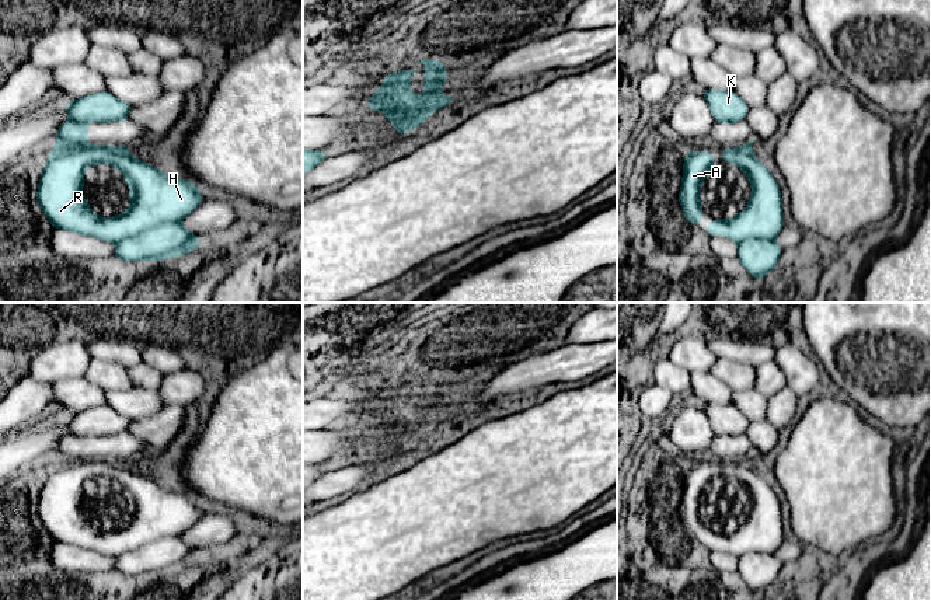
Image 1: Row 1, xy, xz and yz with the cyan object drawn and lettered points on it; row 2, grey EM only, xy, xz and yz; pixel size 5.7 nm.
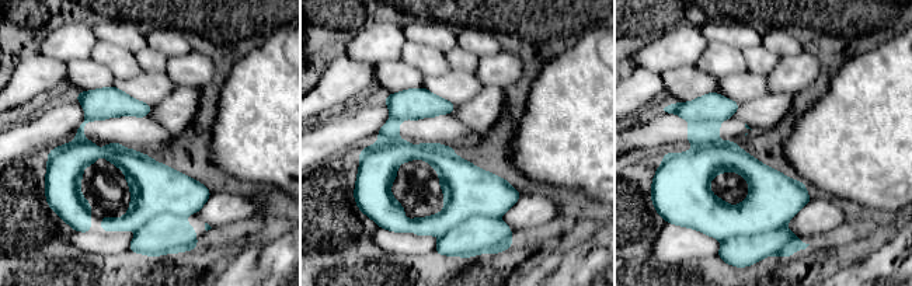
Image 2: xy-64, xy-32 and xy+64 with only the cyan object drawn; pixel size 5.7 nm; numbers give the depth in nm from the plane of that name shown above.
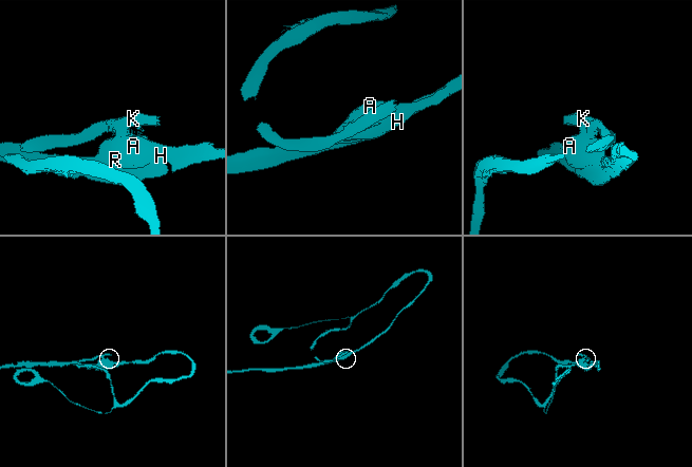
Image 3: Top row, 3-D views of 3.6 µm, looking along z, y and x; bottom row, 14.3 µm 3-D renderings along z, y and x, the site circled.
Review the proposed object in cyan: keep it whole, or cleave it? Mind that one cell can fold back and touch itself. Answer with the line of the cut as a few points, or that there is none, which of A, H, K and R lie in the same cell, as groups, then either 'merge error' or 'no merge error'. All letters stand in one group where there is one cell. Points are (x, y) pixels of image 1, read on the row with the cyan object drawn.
no cut | A H K R | no merge error

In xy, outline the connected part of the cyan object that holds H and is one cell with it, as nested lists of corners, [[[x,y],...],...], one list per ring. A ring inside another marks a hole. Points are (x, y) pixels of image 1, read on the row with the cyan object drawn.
[[[100,91],[73,100],[64,107],[70,119],[59,126],[56,146],[48,153],[36,191],[36,202],[48,216],[52,227],[104,241],[115,241],[114,257],[122,261],[149,259],[156,262],[172,257],[184,257],[198,248],[201,238],[179,223],[181,219],[189,216],[203,202],[196,185],[186,179],[163,174],[153,165],[132,157],[128,153],[132,147],[121,144],[98,147],[86,142],[91,125],[84,125],[84,121],[108,123],[115,119],[122,125],[128,119],[126,115],[130,112],[132,104],[118,100],[108,91]],[[101,163],[109,163],[115,170],[119,170],[125,175],[130,191],[130,207],[125,213],[108,219],[95,216],[81,193],[86,185],[84,170],[88,165]]]

